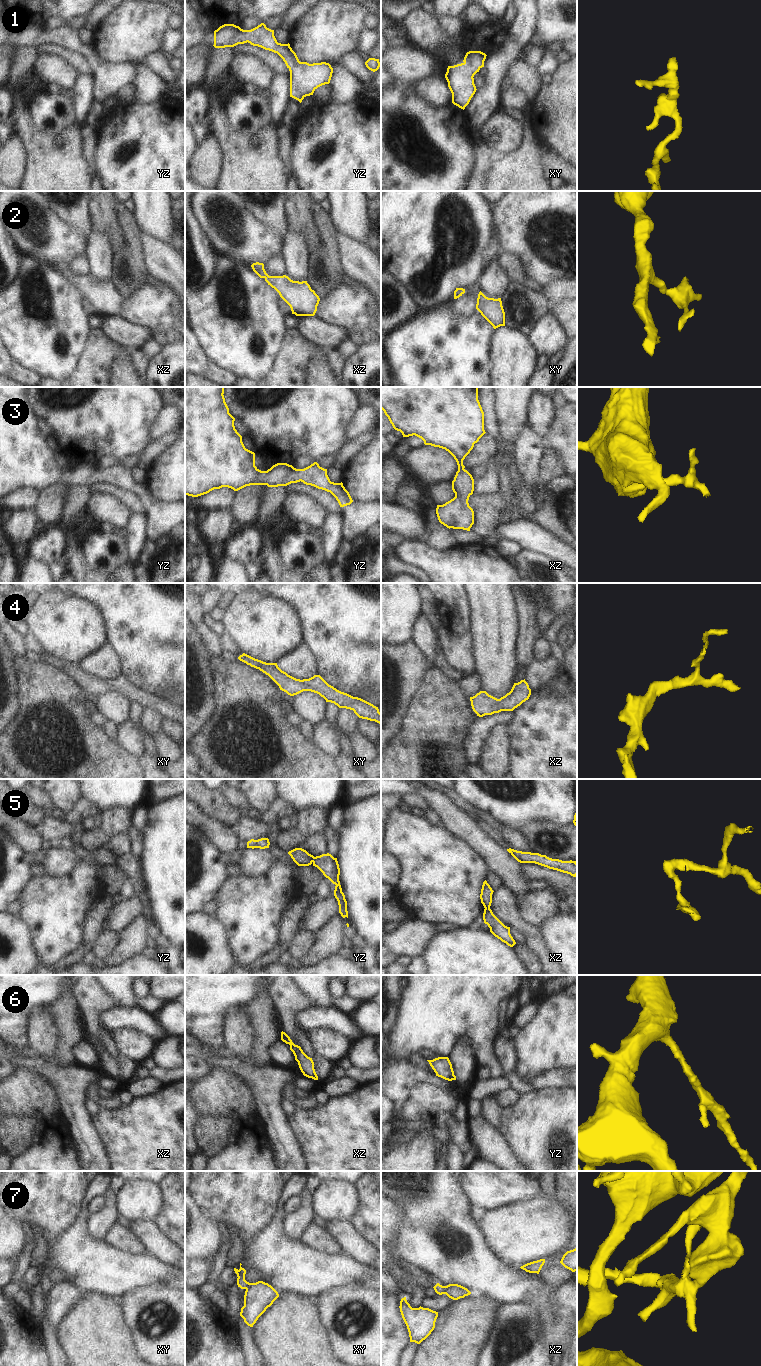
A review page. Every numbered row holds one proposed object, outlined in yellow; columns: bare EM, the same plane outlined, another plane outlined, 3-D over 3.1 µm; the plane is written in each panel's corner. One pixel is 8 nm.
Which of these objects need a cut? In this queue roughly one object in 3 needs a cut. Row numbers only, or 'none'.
5, 7

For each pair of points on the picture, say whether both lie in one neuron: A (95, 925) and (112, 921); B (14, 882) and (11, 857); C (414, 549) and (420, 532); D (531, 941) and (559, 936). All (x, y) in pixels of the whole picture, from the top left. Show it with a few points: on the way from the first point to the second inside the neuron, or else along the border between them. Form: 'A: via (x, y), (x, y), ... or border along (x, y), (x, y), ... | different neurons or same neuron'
A: border along (114, 905), (105, 919) | different neurons
B: via (11, 876), (11, 863) | same neuron
C: border along (418, 539), (423, 541) | different neurons
D: border along (537, 927), (544, 940) | different neurons

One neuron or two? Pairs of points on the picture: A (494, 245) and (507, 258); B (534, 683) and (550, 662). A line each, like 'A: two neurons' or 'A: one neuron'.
A: two neurons
B: one neuron

